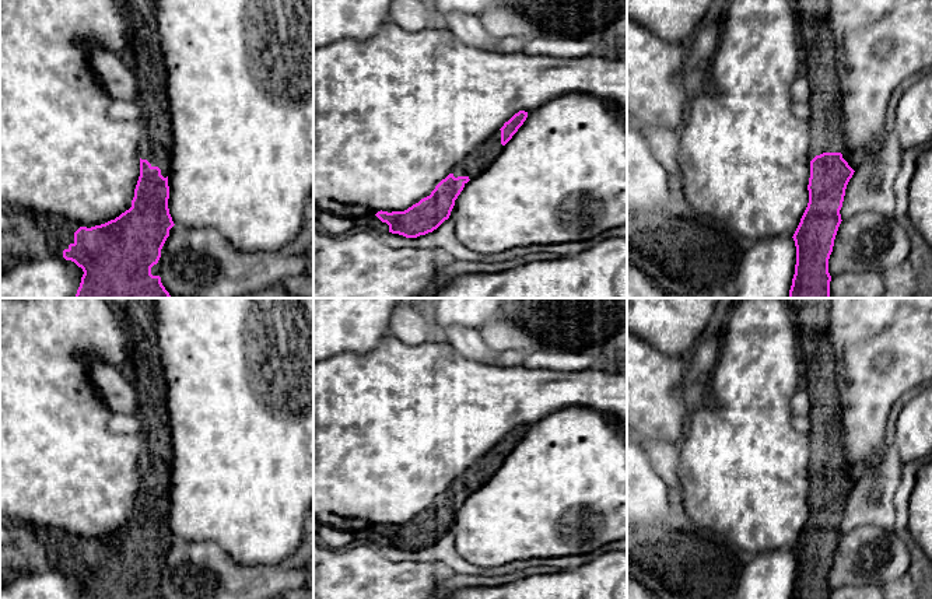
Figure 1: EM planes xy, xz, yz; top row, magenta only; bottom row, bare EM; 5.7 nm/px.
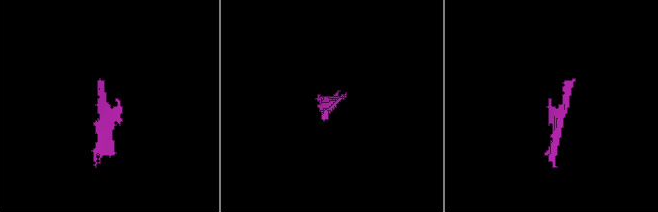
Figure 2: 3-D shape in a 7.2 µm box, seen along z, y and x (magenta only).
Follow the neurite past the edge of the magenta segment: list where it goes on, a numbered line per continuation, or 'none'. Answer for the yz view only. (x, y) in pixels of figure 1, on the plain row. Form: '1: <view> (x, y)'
1: yz (819, 367)

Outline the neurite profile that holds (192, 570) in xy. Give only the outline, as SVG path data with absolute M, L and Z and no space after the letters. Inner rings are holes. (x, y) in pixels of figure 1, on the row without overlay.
M175 537L164 557L160 591L162 599L280 599L311 581L313 561L309 570L241 564L213 542Z

